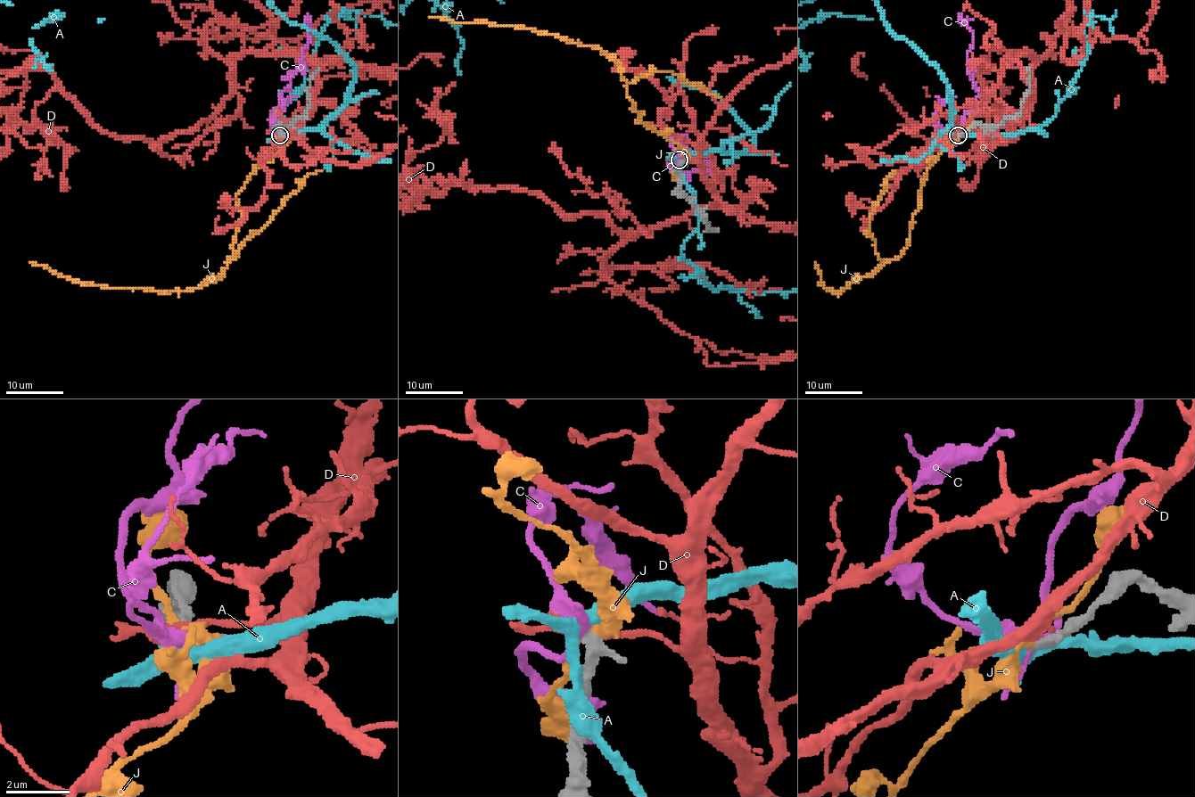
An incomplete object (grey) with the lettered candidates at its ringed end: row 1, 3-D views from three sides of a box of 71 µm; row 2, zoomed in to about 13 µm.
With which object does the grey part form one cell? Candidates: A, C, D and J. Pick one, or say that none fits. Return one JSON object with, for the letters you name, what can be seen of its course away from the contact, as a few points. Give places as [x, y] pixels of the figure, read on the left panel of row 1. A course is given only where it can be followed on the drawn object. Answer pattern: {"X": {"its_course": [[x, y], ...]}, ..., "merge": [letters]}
{"merge": []}

